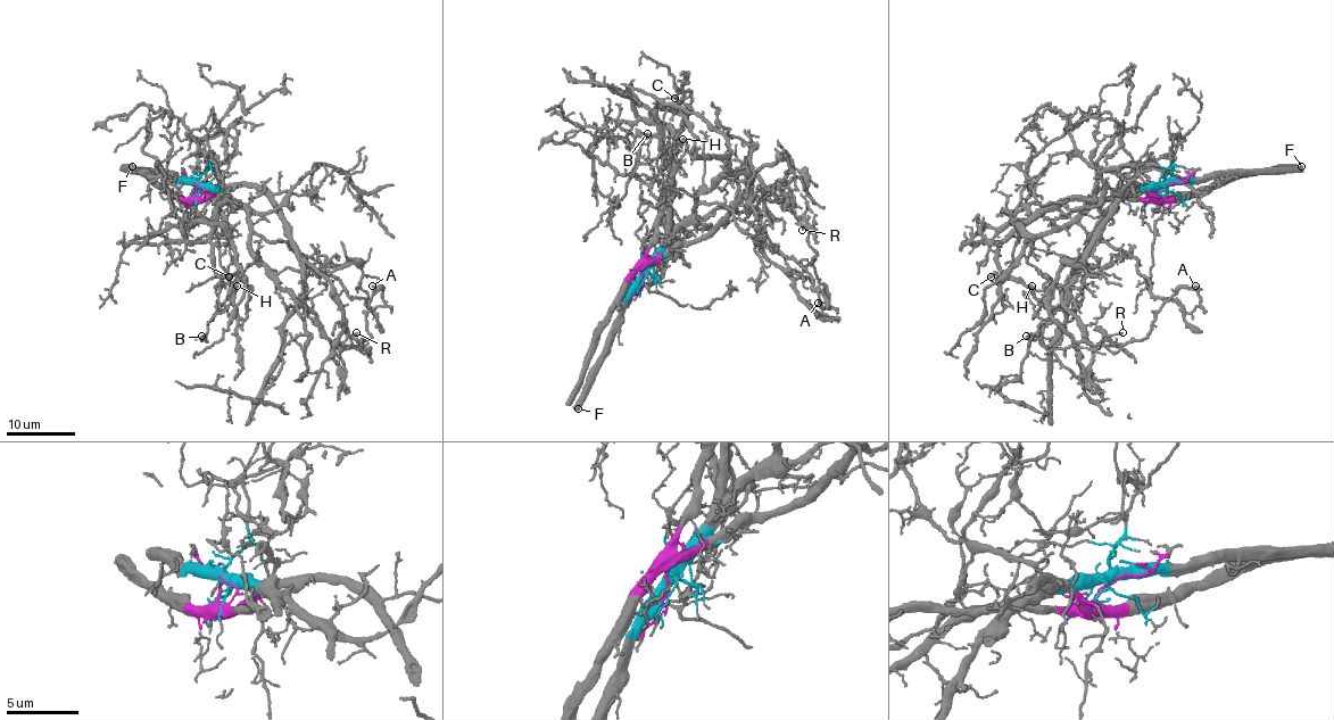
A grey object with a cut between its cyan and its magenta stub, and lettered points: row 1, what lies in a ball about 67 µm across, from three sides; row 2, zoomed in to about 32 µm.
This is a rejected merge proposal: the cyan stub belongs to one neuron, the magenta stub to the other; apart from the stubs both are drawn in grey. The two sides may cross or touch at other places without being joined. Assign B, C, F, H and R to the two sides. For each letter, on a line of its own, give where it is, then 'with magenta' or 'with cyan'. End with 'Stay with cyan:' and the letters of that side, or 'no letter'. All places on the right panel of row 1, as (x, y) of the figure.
B: place (1026, 336); with cyan
C: place (991, 276); with magenta
F: place (1301, 166); with cyan
H: place (1032, 286); with magenta
R: place (1123, 332); with cyan
Stay with cyan: B, F, R

